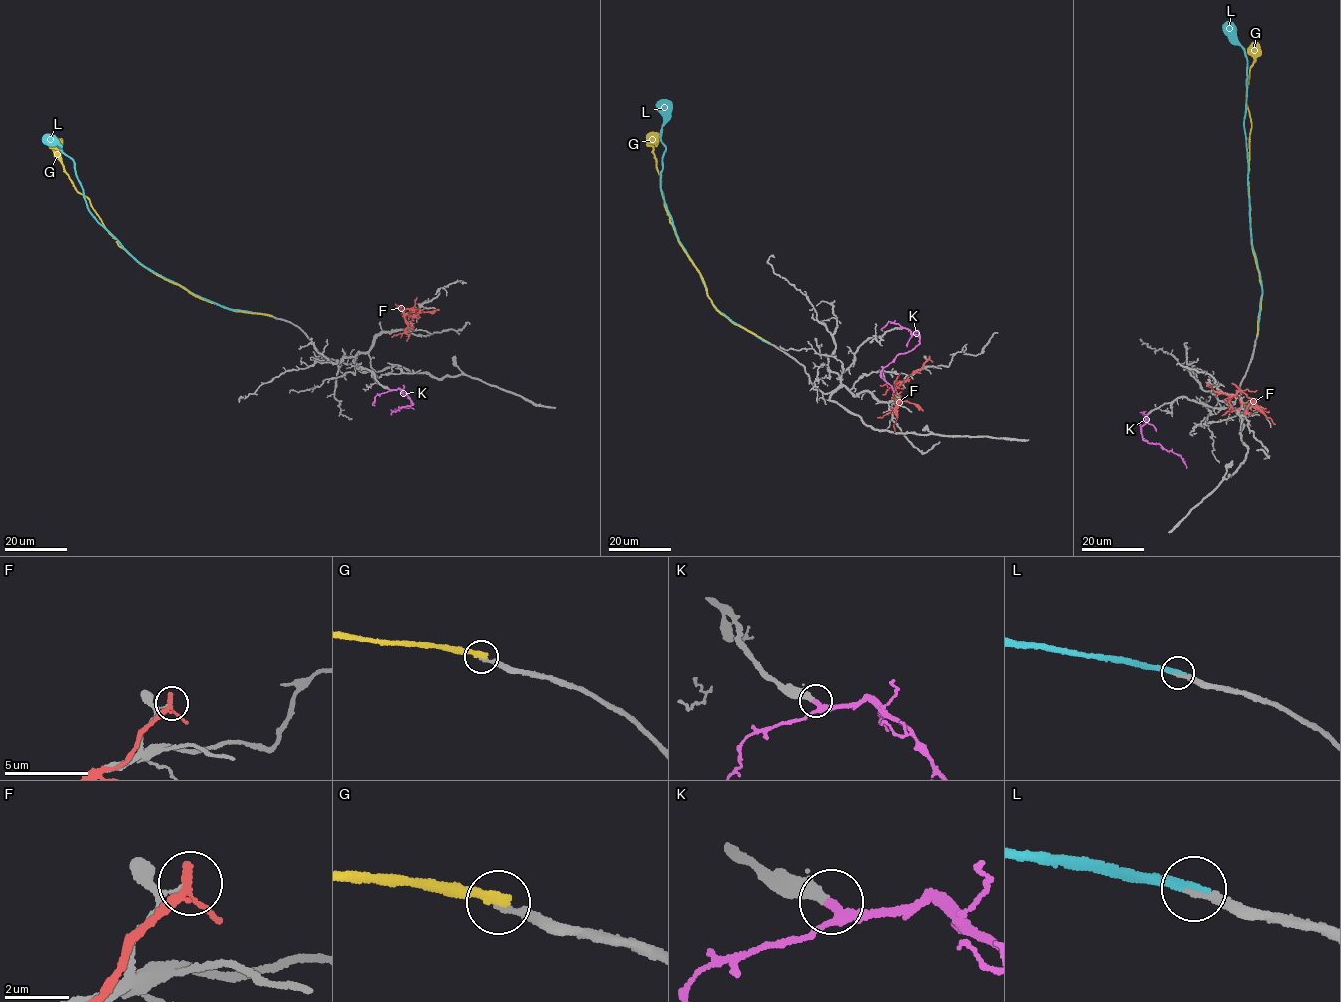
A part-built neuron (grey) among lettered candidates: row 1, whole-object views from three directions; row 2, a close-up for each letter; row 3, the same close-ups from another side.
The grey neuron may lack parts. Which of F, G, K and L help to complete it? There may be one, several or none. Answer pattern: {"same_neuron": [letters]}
{"same_neuron": ["K", "L"]}

